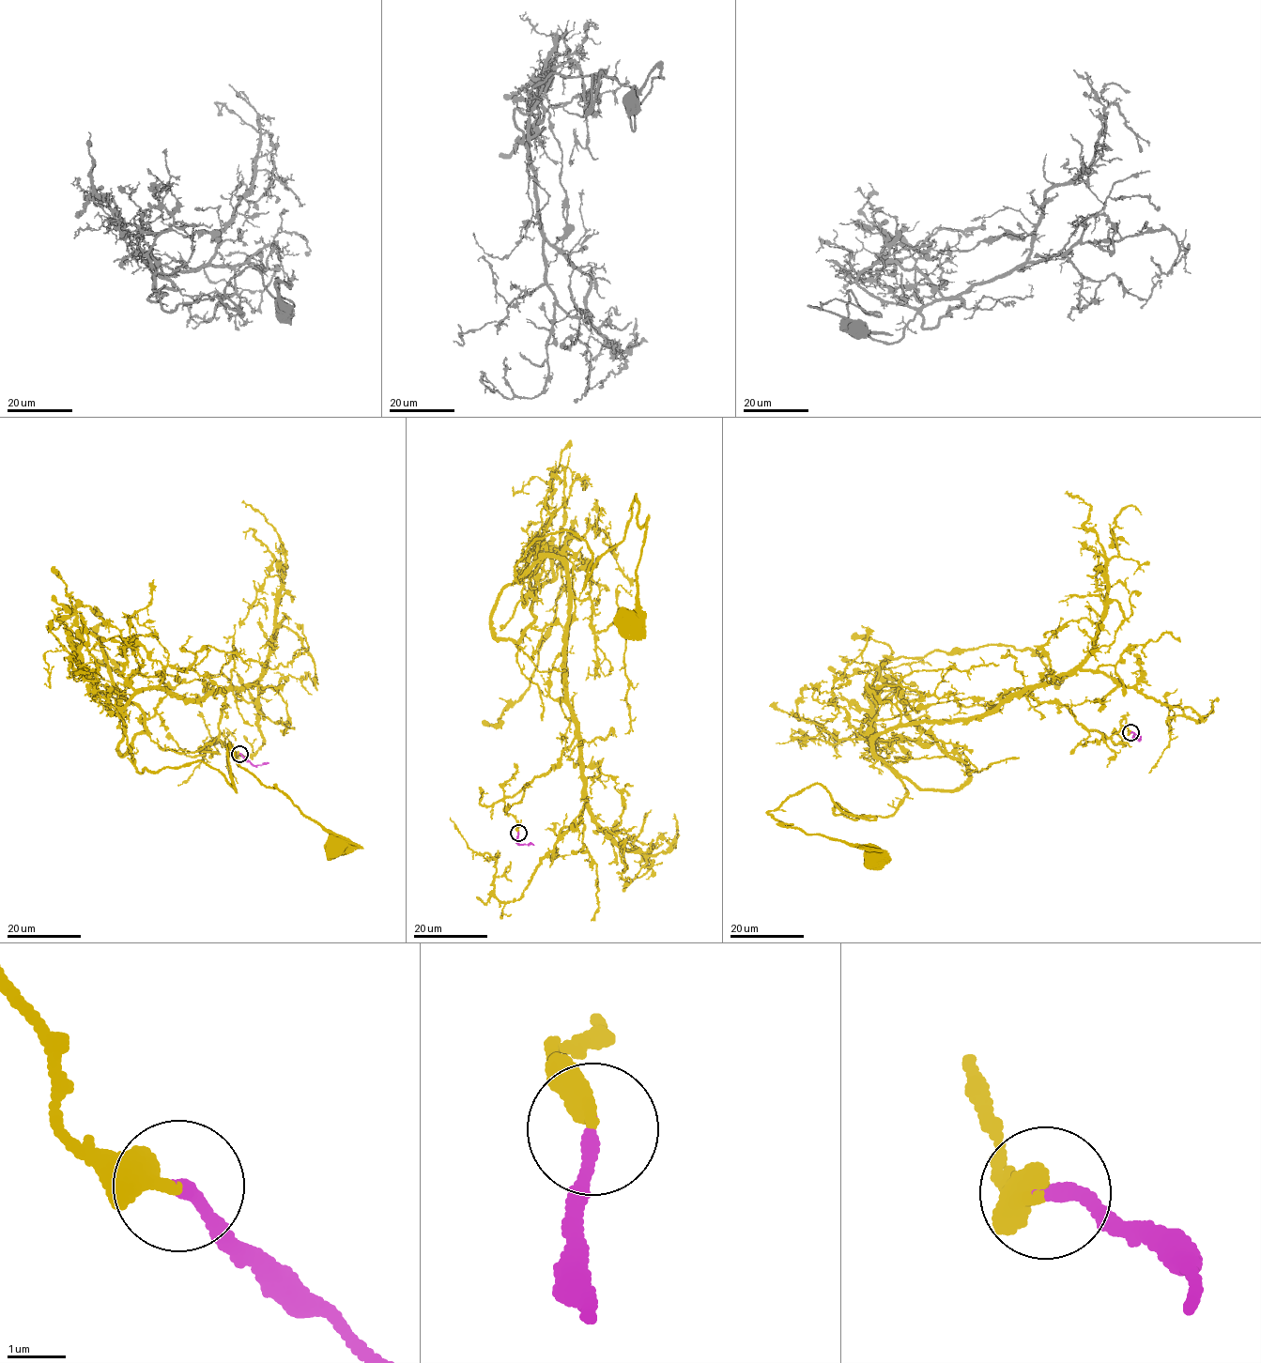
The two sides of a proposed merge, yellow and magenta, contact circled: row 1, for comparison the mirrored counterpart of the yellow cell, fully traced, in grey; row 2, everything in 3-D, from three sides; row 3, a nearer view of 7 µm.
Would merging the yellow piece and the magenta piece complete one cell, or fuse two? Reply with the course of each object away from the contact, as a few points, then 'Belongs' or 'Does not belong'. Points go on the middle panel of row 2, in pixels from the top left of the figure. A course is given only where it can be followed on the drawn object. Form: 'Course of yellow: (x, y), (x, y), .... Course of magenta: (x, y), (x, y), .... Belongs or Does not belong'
Course of yellow: (518, 832), (504, 801), (576, 724), (567, 570), (514, 571), (572, 530), (584, 588), (635, 495), (625, 622). Course of magenta: (518, 832), (519, 845), (534, 845). Belongs

